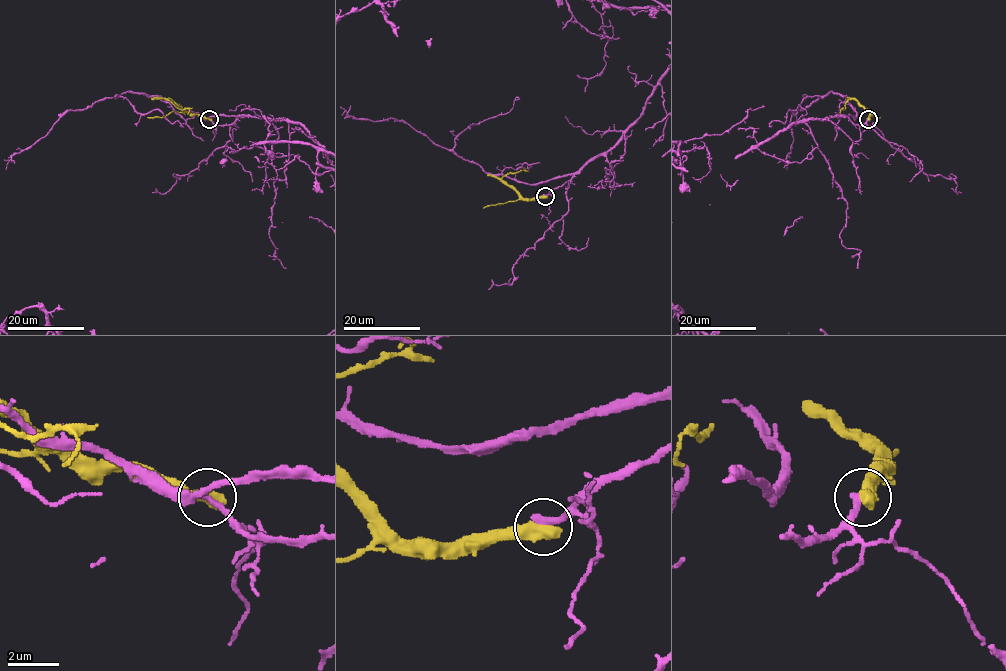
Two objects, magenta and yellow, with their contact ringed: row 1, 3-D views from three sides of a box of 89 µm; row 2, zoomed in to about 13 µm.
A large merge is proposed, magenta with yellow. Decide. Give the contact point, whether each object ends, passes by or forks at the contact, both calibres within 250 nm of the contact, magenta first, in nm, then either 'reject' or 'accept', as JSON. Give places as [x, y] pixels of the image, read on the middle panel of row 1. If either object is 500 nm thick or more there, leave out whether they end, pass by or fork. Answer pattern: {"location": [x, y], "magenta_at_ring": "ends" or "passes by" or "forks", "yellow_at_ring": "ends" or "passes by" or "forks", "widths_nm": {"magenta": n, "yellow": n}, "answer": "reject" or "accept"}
{"location": [545, 196], "widths_nm": {"magenta": 280, "yellow": 600}, "answer": "reject"}

